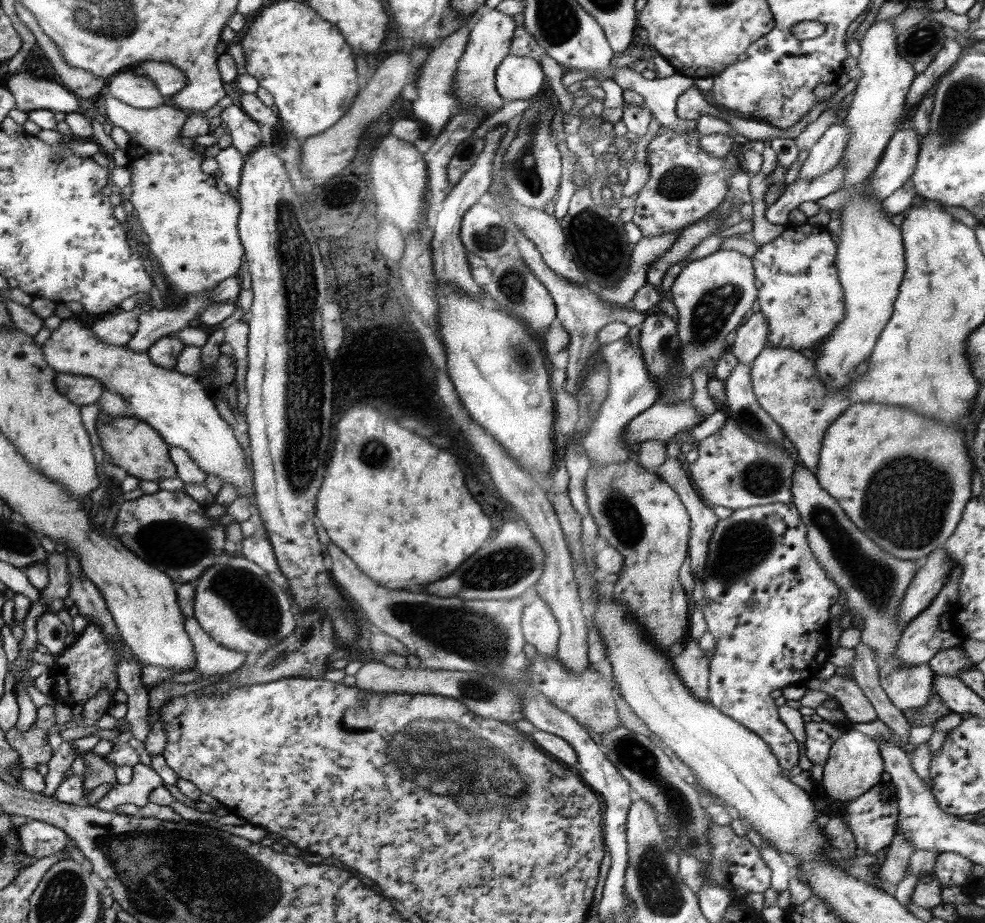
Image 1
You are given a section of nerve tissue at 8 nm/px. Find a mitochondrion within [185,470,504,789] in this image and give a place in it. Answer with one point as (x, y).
(264, 619)

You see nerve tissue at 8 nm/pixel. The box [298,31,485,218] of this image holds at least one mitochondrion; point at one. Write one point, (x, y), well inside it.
(465, 151)

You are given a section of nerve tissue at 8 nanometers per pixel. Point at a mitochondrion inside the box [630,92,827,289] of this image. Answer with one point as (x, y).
(680, 181)

